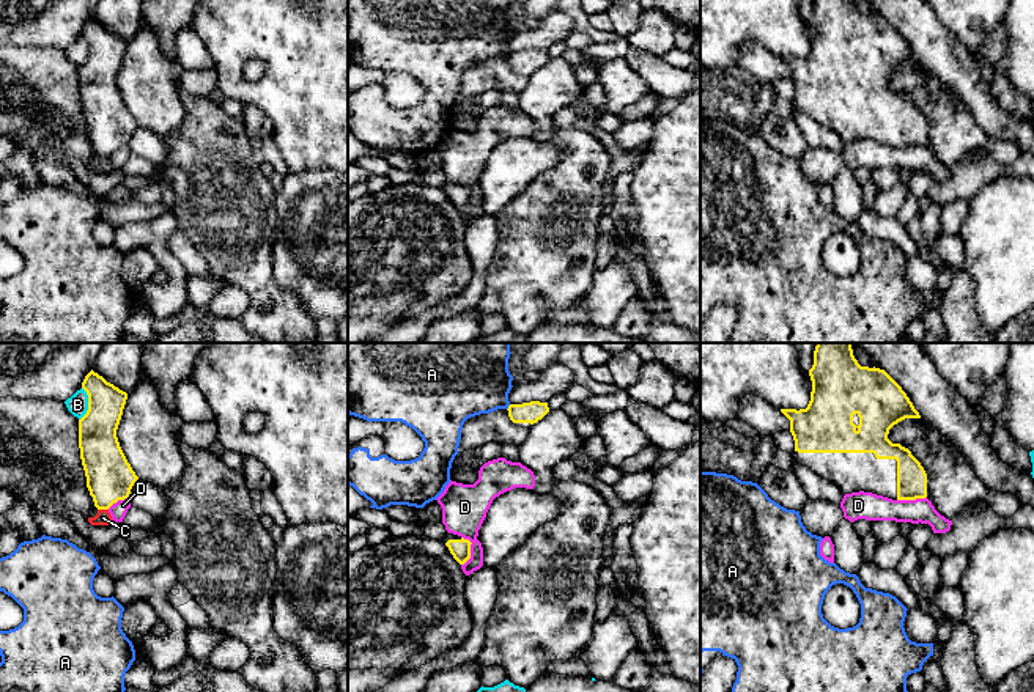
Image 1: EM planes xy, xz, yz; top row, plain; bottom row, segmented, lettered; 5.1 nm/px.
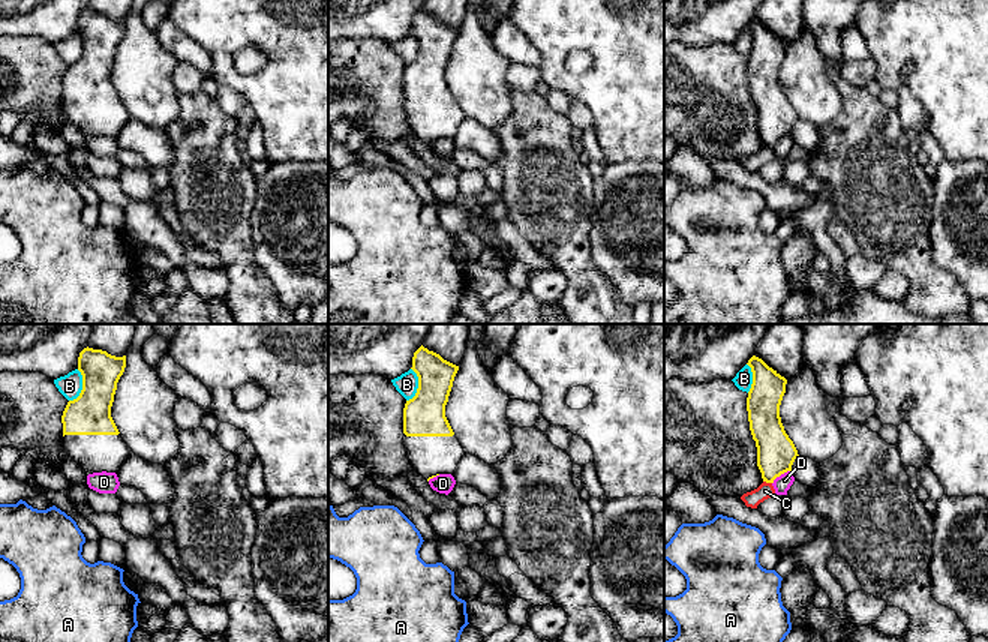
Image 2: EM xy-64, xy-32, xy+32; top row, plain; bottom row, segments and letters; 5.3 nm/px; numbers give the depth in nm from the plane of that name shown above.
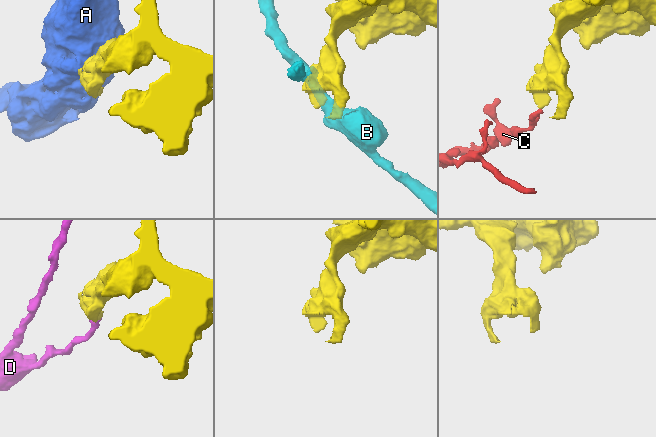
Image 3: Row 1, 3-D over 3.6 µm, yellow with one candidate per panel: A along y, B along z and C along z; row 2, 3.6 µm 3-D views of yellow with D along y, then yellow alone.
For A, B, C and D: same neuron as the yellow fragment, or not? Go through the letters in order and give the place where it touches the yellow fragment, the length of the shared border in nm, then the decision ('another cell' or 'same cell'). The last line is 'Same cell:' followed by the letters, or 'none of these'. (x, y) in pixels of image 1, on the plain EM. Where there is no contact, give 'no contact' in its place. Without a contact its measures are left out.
A: xz (509, 55) | 40 nm | another cell
B: xy (88, 52) | 180 nm | another cell
C: xy (103, 156) | 60 nm | another cell
D: xz (469, 198) | 150 nm | another cell
Same cell: none of these

